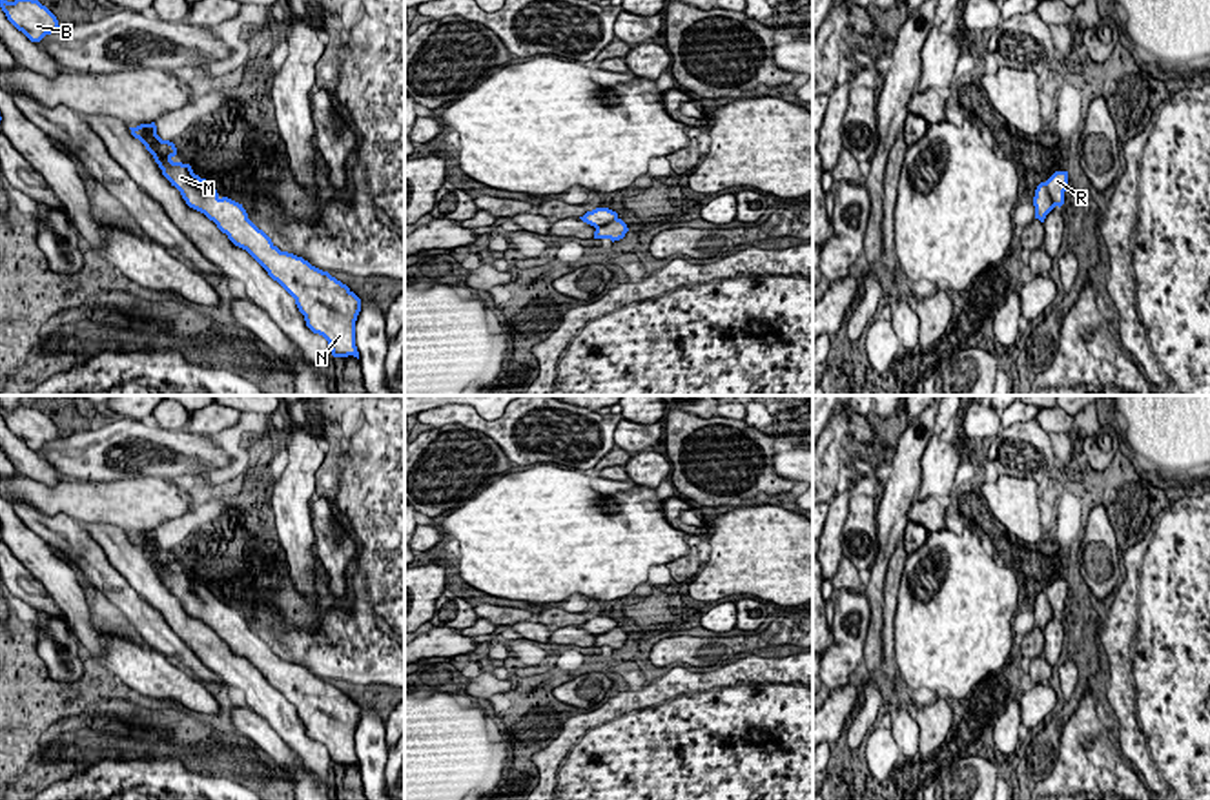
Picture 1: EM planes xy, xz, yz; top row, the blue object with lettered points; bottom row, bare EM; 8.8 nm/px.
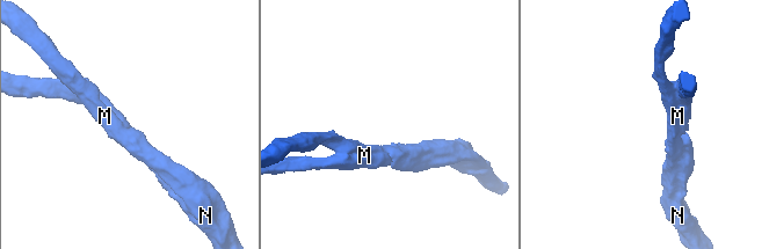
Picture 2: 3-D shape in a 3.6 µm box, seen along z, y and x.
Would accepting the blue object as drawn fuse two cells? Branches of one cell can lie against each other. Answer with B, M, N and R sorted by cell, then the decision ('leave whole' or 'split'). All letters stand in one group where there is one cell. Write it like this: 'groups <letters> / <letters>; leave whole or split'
groups B M N R; leave whole

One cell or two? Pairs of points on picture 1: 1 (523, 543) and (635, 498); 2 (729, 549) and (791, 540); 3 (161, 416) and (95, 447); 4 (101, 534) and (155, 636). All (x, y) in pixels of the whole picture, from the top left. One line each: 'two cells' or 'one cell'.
1: one cell
2: one cell
3: two cells
4: two cells

